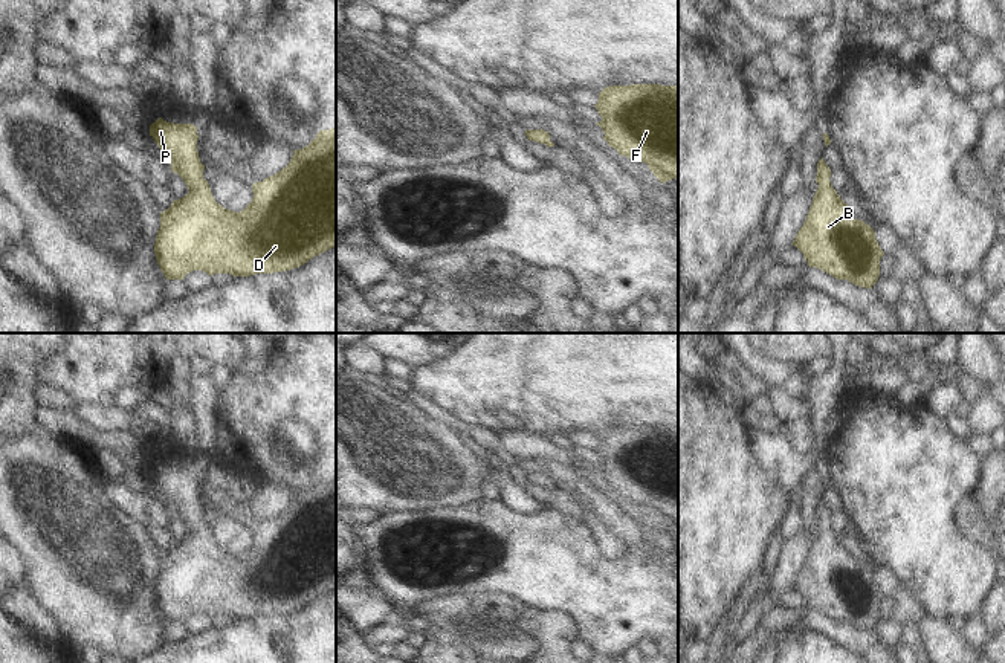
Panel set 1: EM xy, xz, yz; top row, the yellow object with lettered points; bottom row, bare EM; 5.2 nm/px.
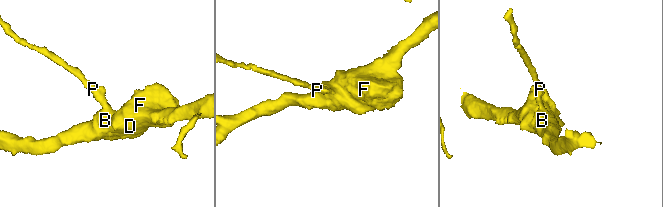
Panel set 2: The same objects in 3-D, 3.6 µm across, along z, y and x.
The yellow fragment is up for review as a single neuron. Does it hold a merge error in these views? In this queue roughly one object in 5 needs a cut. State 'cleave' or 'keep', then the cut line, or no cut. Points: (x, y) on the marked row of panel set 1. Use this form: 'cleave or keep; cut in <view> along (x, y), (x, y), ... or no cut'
keep; no cut

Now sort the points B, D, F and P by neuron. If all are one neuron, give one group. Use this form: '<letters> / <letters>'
B D F P

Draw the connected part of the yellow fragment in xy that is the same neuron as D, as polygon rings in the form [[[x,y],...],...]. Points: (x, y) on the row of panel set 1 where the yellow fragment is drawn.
[[[159,118],[150,125],[150,136],[160,151],[171,159],[171,171],[177,173],[188,186],[188,194],[174,200],[160,212],[160,228],[156,235],[154,254],[166,280],[183,280],[192,270],[208,275],[231,273],[250,277],[257,273],[284,272],[305,264],[313,257],[336,246],[336,127],[321,130],[304,148],[293,150],[286,168],[252,185],[252,202],[240,212],[223,208],[212,197],[208,180],[203,179],[205,165],[197,151],[197,127],[173,124]]]

